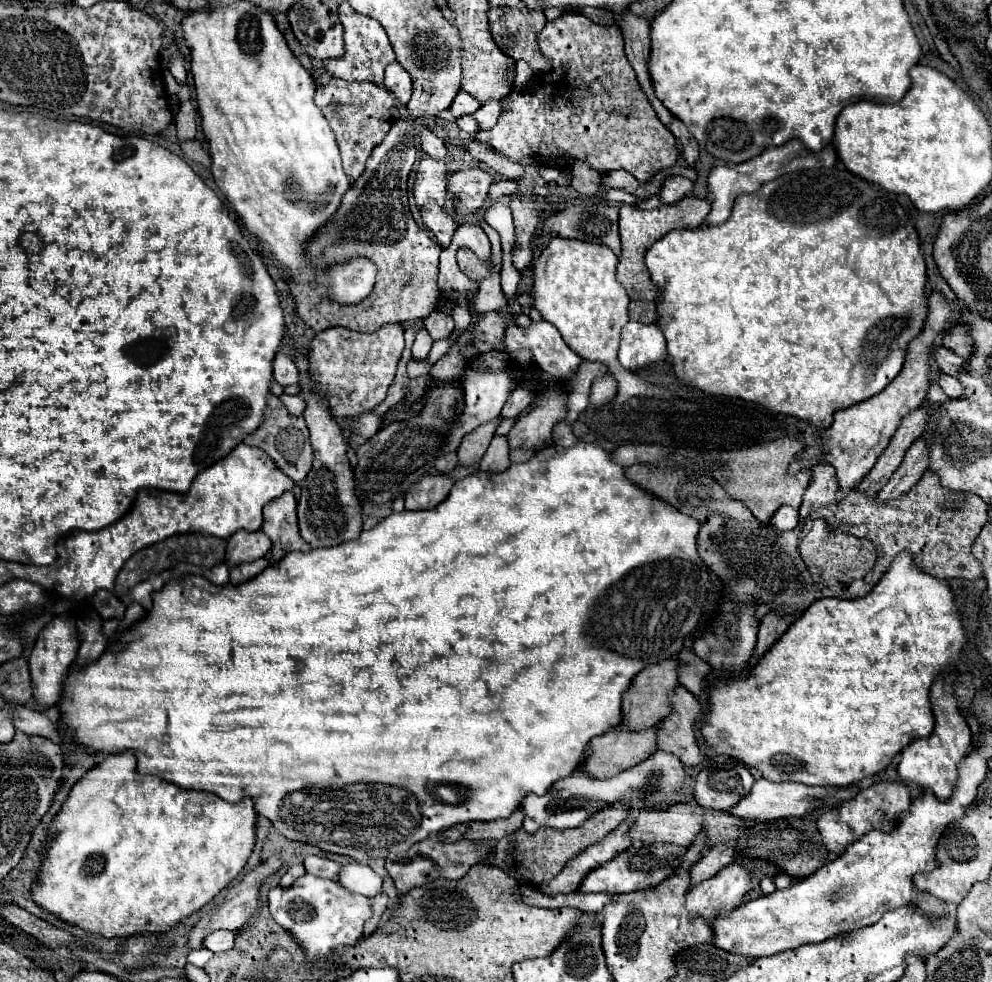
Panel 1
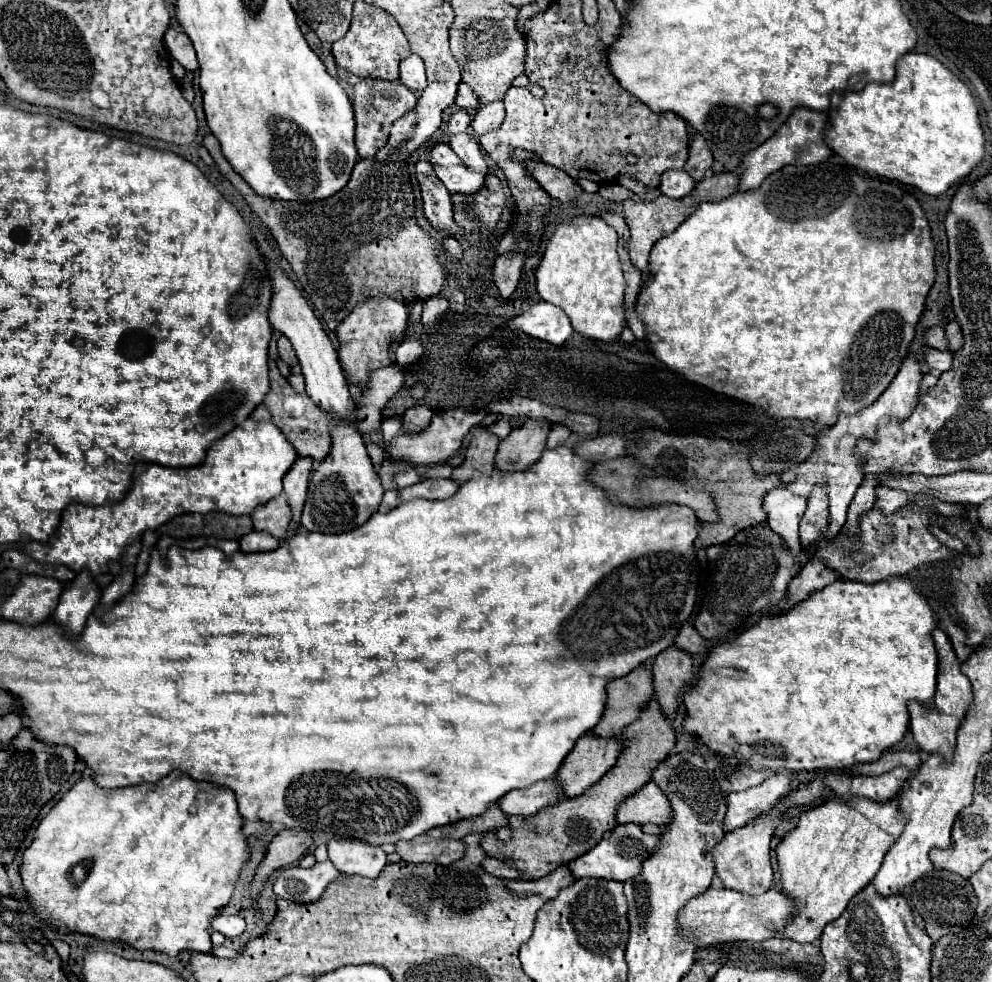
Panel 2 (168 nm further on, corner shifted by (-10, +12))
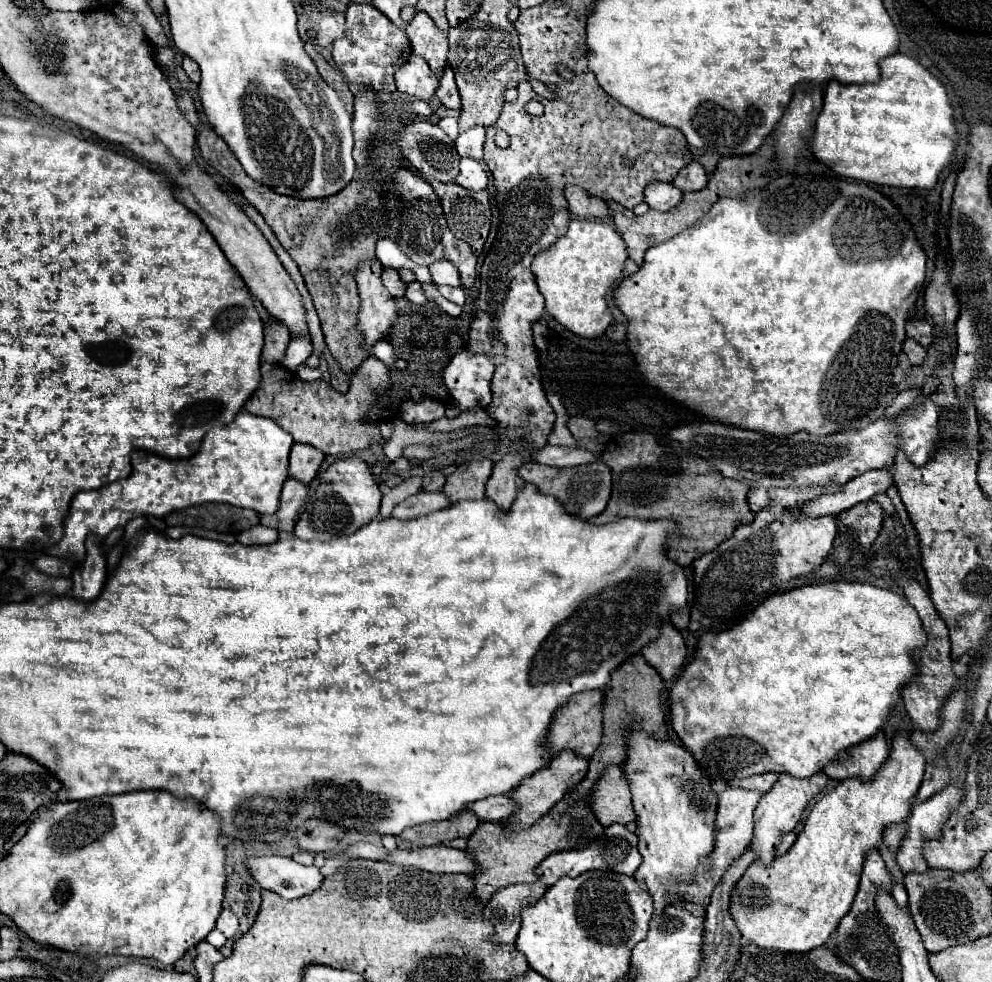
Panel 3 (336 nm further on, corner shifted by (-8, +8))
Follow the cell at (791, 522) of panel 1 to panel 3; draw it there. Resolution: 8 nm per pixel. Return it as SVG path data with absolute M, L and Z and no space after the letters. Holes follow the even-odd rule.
M749 490L747 494L747 504L753 512L759 512L761 508L765 508L769 504L769 496L767 490Z

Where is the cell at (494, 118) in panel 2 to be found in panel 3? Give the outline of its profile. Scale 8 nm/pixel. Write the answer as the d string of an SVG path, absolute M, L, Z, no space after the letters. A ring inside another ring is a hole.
M475 126L475 128L459 134L459 138L455 140L457 154L473 158L473 160L481 160L483 158L483 142L485 142L485 128Z

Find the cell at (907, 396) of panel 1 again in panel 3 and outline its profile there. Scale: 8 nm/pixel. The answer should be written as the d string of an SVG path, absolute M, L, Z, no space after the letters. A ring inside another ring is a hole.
M811 486L811 488L773 488L769 490L769 510L755 514L755 522L749 526L739 526L727 542L721 542L713 552L703 554L693 562L693 584L695 602L691 608L691 628L689 630L727 630L729 618L733 624L745 620L745 614L753 612L761 598L777 592L777 572L779 580L787 582L795 576L813 572L823 564L833 540L837 536L835 516L817 520L797 520L789 508L799 502L817 498L821 494L837 492L839 486Z

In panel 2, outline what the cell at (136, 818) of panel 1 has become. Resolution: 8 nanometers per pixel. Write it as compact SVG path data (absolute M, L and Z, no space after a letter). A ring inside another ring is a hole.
M181 770L169 772L165 778L161 778L155 784L139 784L139 786L113 788L113 790L97 786L95 776L87 776L77 780L73 788L63 794L63 798L51 808L51 812L37 826L35 840L23 854L21 878L23 878L23 888L27 890L29 902L37 912L37 916L57 926L61 932L81 932L101 940L121 940L135 946L137 950L159 950L159 952L167 952L169 956L175 956L183 948L187 948L189 952L213 954L213 944L209 938L211 918L217 914L221 906L227 906L227 902L231 900L239 874L245 862L249 860L249 854L251 852L249 852L247 836L243 834L243 816L237 810L237 800L233 790L227 786L193 780Z

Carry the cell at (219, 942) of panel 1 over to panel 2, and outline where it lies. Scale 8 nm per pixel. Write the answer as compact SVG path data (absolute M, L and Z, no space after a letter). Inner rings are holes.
M217 916L211 926L223 936L239 936L245 930L245 920L241 916Z

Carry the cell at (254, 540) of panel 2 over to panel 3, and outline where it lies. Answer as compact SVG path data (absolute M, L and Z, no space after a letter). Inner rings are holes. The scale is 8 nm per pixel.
M263 524L251 526L249 530L241 532L237 538L241 544L271 544L277 540L277 530L275 528L267 528Z

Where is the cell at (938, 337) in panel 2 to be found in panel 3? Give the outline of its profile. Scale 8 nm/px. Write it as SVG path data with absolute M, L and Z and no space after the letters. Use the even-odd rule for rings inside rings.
M909 320L907 322L907 338L917 340L921 346L931 346L933 342L933 326L925 320Z

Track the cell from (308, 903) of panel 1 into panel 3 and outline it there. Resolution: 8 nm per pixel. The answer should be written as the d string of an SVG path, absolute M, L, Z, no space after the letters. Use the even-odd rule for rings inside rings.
M257 856L245 860L253 880L287 900L301 898L319 888L323 874L317 866L303 866L285 856Z

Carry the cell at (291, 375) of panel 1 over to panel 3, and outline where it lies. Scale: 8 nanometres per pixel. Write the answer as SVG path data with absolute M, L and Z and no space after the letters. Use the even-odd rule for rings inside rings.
M269 318L265 322L265 346L263 346L263 362L279 364L281 358L285 358L285 350L289 346L289 328L285 324L279 324L275 318Z

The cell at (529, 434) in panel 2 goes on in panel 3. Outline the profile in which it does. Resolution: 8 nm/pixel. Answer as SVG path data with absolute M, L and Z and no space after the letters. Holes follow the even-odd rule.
M507 454L501 462L493 466L493 474L487 480L485 498L493 500L501 512L507 512L513 506L519 490L523 488L523 480L517 476L517 468L523 464L519 454Z

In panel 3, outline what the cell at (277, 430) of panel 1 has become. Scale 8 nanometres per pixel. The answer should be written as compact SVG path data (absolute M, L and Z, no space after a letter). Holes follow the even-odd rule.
M375 356L363 362L363 366L355 372L351 380L351 390L347 394L337 392L325 380L303 382L297 372L285 370L285 366L281 364L261 362L261 384L255 394L245 402L245 410L275 420L283 430L293 436L295 442L311 444L323 454L349 454L369 448L369 442L381 436L377 424L367 424L363 418L367 416L367 410L375 400L375 392L385 390L387 386L389 370Z

